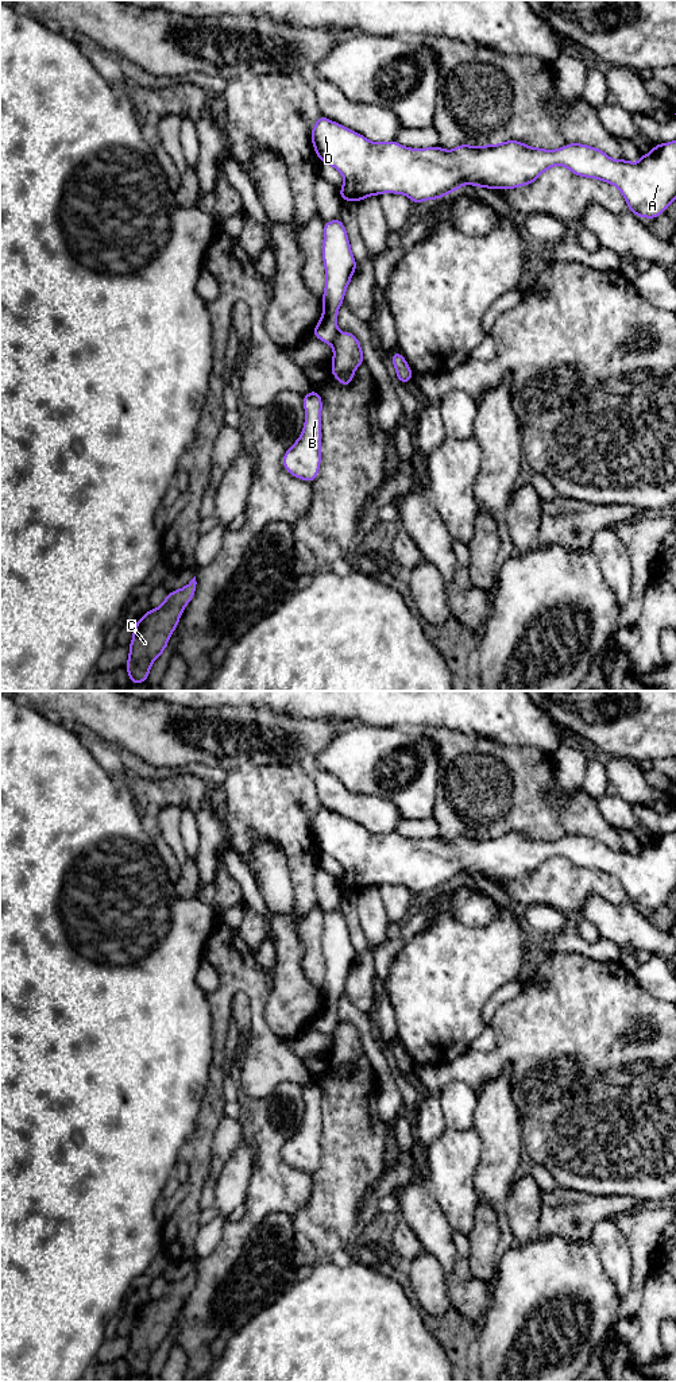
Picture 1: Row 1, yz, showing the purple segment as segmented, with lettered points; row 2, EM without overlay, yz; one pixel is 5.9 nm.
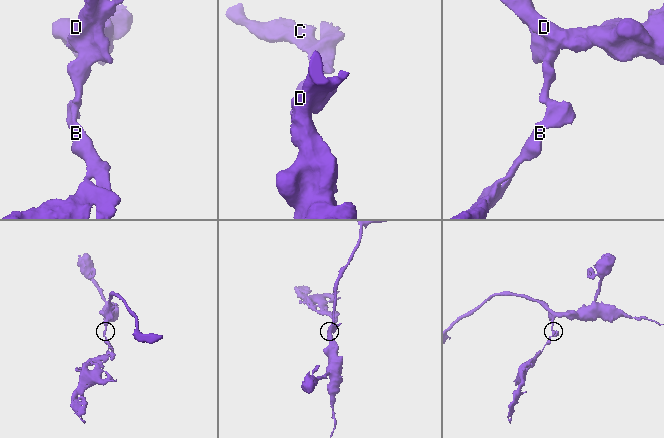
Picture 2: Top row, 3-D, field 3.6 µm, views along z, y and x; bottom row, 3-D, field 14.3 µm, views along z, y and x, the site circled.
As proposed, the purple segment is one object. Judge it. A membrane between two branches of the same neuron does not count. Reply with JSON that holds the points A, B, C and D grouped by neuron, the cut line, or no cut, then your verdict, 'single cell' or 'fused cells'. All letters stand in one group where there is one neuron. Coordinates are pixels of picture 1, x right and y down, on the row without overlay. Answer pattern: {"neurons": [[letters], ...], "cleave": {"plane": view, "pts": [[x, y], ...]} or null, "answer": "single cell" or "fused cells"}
{"neurons": [["A", "D"], ["B", "C"]], "cleave": {"plane": "yz", "pts": [[339, 1023], [331, 1035]]}, "answer": "fused cells"}

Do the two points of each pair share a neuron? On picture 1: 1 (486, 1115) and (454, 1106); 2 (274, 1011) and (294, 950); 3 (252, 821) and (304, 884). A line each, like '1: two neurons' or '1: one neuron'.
1: two neurons
2: one neuron
3: one neuron

